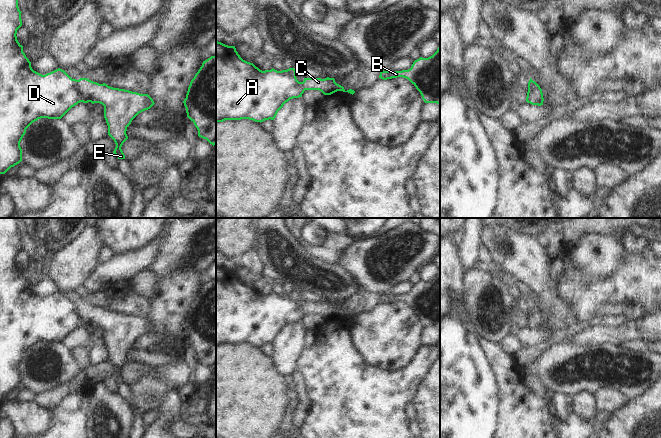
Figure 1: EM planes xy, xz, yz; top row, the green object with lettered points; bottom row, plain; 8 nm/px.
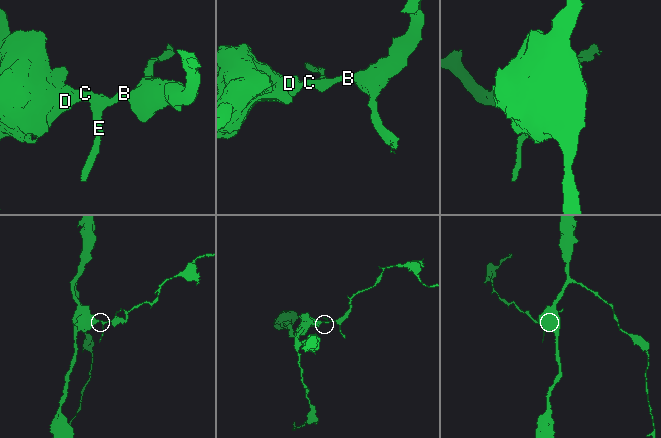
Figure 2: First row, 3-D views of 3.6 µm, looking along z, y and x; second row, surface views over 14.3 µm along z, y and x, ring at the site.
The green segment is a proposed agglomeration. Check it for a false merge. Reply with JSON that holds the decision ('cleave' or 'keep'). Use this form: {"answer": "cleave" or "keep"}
{"answer": "cleave"}

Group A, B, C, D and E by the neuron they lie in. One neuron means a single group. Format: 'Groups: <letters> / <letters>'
Groups: A D / B C E.

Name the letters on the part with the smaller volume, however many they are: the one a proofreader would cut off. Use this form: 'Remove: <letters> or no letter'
Remove: B, C, E

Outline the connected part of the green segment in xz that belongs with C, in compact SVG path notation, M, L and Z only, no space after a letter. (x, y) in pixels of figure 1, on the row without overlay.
M304 302L302 306L303 310L306 314L319 314L324 319L331 319L337 315L348 316L350 318L354 318L355 315L352 313L345 314L343 310L337 308L334 302Z

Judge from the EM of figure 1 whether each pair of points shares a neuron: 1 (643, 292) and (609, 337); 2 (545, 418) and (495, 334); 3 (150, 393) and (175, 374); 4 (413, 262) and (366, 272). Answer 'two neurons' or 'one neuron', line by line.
1: two neurons
2: two neurons
3: one neuron
4: one neuron

